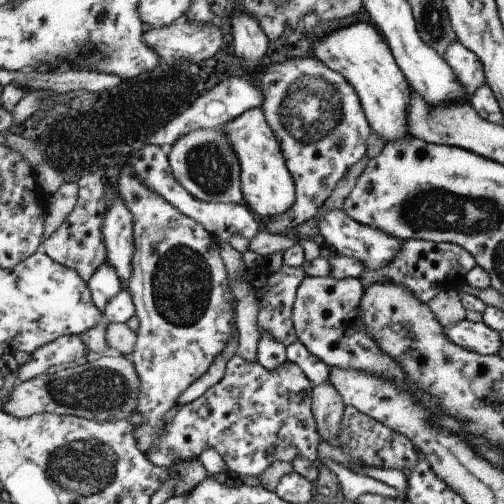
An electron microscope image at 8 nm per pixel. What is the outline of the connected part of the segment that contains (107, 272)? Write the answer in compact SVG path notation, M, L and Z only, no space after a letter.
M107 262L95 271L88 284L90 285L94 303L101 312L105 312L111 299L115 298L123 288L121 286L123 282L119 278L117 271Z

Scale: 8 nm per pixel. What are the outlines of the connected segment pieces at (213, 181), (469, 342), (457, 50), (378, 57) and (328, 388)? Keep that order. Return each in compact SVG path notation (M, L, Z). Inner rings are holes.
M222 128L193 131L169 148L168 154L175 178L196 199L243 204L242 165Z
M463 319L443 328L444 335L461 348L480 355L495 355L501 347L500 333L489 328L483 321L474 323Z
M457 40L446 48L443 60L449 65L467 95L471 96L475 89L485 84L481 61Z
M357 21L326 35L319 29L311 46L313 57L322 61L327 68L341 73L355 88L371 132L377 132L387 141L407 136L404 114L410 94L409 86L390 48L373 24Z
M327 380L313 385L312 412L320 440L332 443L337 440L344 402L337 389Z

